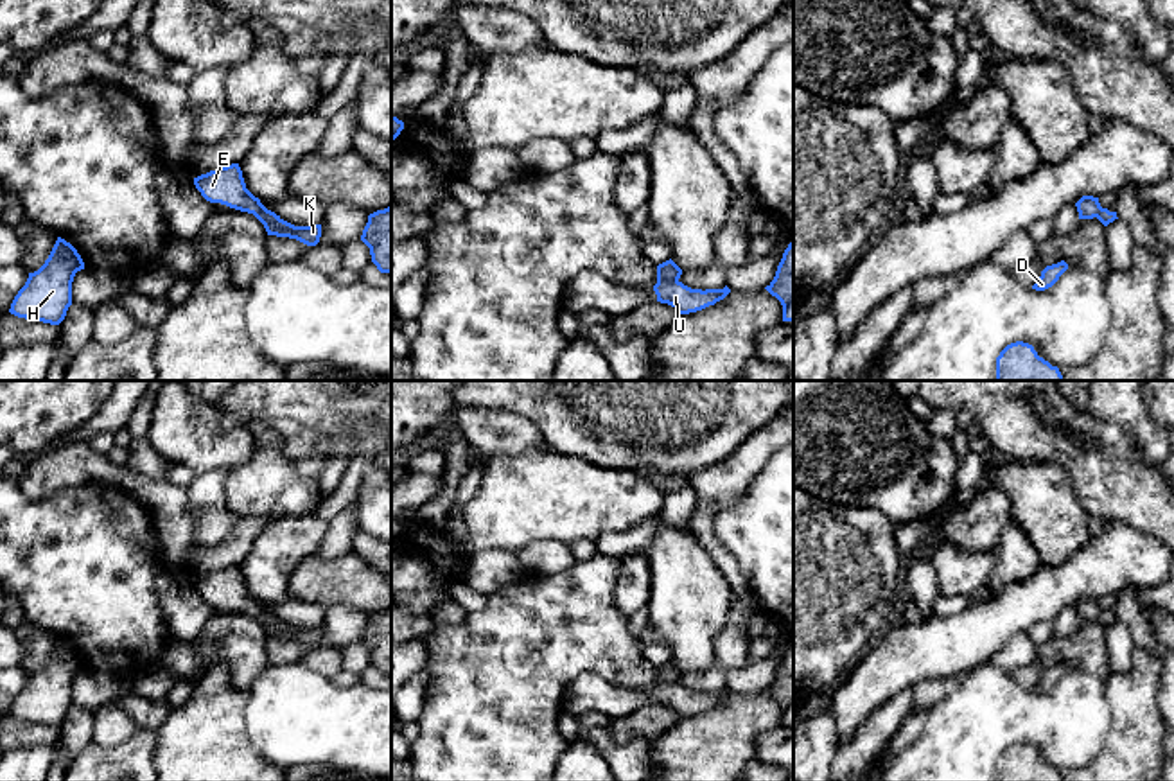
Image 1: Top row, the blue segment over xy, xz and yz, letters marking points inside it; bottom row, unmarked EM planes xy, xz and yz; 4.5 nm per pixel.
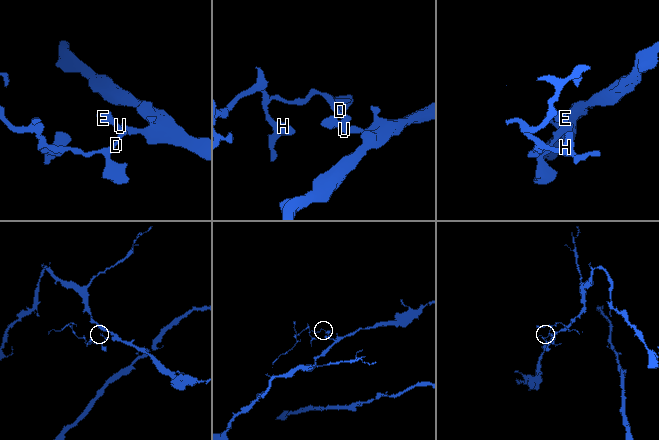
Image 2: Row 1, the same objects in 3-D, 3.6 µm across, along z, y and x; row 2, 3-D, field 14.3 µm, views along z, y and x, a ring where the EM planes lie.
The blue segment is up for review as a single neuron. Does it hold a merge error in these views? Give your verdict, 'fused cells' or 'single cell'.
fused cells

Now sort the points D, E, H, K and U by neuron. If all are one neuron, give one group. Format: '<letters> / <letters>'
D E H / K U

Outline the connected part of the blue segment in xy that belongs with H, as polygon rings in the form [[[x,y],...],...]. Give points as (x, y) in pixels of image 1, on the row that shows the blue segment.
[[[57,237],[45,264],[29,273],[9,312],[32,321],[59,325],[72,305],[72,282],[81,269],[84,269],[84,262],[77,250]]]

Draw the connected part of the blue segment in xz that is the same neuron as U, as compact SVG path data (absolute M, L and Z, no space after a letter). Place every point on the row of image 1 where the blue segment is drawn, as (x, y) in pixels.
M679 280L657 282L653 291L657 294L657 302L675 307L679 314L702 311L723 300L731 293L727 285L723 289L702 291L691 289Z

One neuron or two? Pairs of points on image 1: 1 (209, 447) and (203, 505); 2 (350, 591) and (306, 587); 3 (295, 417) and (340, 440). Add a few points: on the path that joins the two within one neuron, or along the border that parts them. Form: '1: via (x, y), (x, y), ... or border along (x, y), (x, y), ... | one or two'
1: border along (227, 471), (203, 471), (196, 474) | two
2: via (340, 587), (316, 587) | one
3: via (306, 417), (316, 417), (329, 429) | one

